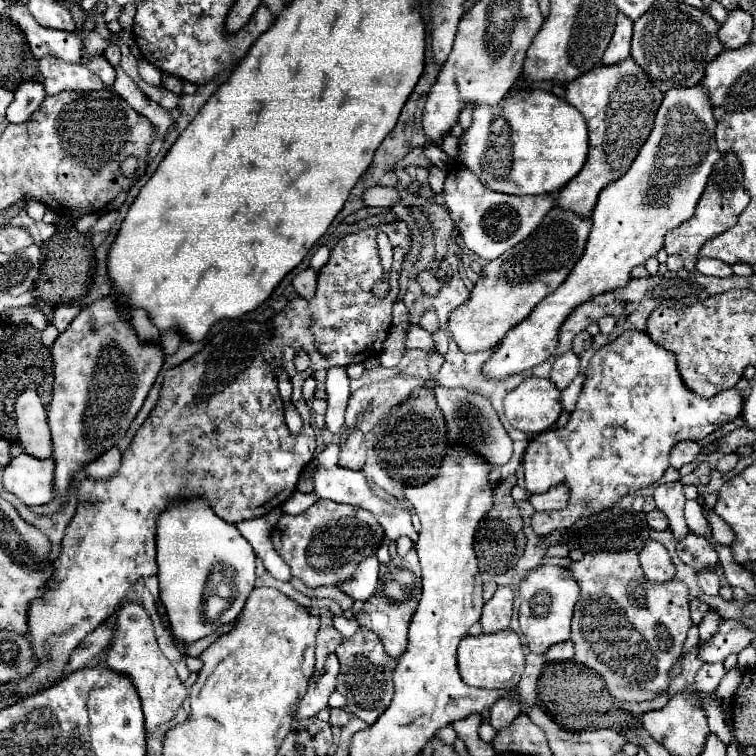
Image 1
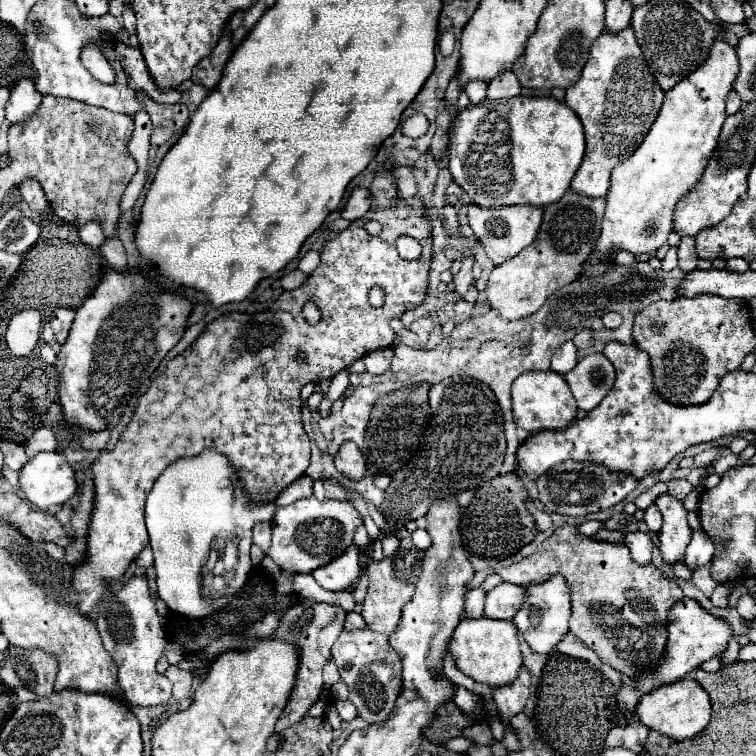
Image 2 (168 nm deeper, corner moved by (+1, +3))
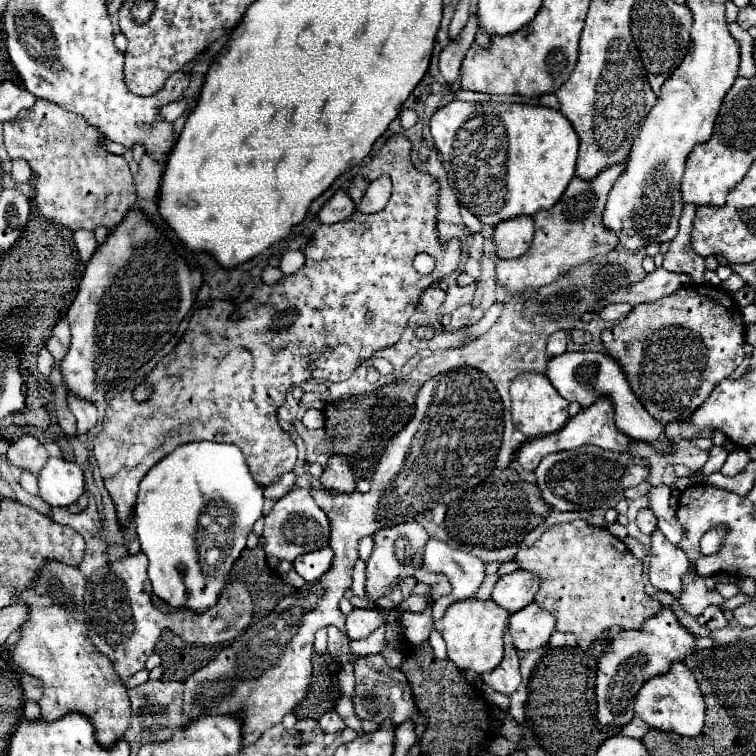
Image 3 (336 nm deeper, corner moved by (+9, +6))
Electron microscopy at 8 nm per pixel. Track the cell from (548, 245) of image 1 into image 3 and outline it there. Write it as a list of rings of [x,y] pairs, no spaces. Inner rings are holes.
[[[624,159],[618,165],[610,165],[610,169],[604,169],[604,173],[600,173],[594,181],[582,181],[580,177],[574,177],[568,189],[564,191],[562,199],[552,209],[540,211],[532,217],[536,231],[528,253],[518,259],[498,261],[496,265],[496,275],[504,289],[508,291],[540,289],[552,283],[562,273],[578,267],[580,263],[586,263],[596,255],[610,253],[616,247],[618,235],[612,229],[606,229],[606,225],[602,223],[602,213],[608,193],[614,187],[616,177],[626,167],[626,161],[628,159]]]

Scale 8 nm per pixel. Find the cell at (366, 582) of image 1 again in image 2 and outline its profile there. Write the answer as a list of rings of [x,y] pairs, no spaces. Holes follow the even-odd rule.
[[[358,546],[348,548],[338,560],[318,568],[312,572],[314,580],[326,590],[346,590],[354,592],[360,584],[364,568],[360,566],[360,550]]]

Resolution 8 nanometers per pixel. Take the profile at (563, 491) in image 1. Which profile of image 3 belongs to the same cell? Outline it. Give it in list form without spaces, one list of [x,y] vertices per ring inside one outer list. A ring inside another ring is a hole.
[[[594,445],[578,447],[576,451],[560,451],[546,455],[536,469],[538,487],[542,491],[544,501],[558,511],[604,509],[614,493],[618,495],[630,487],[640,485],[648,475],[650,467],[648,461],[644,461],[642,457],[636,457],[632,453],[604,451]]]

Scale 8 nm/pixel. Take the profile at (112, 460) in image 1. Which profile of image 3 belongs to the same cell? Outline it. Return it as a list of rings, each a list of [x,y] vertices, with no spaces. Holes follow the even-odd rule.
[[[68,393],[68,407],[78,421],[78,433],[90,431],[96,425],[98,413],[96,413],[96,407],[90,405],[90,401],[82,401],[82,397],[74,397],[72,393]]]

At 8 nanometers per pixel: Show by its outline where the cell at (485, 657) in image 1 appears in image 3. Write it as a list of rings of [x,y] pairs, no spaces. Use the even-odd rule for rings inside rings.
[[[458,599],[446,609],[444,617],[434,623],[434,629],[446,641],[448,659],[452,659],[458,669],[470,669],[482,675],[496,669],[504,657],[502,635],[506,623],[508,613],[494,605],[492,599]]]

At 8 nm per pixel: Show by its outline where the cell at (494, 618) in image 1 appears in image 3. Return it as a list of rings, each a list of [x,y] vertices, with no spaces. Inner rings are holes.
[[[514,571],[510,575],[504,575],[492,591],[494,603],[498,603],[508,613],[516,613],[518,609],[524,609],[532,603],[536,591],[540,585],[538,573],[530,571]]]

